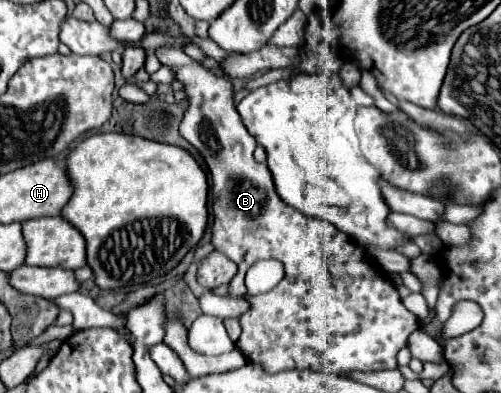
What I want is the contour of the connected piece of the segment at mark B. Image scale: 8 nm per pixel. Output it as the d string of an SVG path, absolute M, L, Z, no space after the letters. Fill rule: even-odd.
M179 46L157 48L155 56L161 60L161 64L173 68L177 80L185 84L189 108L179 130L181 136L199 150L211 172L211 192L215 198L211 242L215 250L227 254L239 268L229 284L227 294L233 298L245 298L249 302L249 310L239 316L241 336L235 342L237 350L241 350L249 362L257 362L257 366L269 370L269 374L293 368L331 374L397 368L397 352L407 346L407 338L421 324L419 318L403 306L401 296L387 274L371 258L367 258L367 250L357 246L353 238L325 220L309 218L299 210L293 210L279 198L267 164L259 164L253 158L257 142L245 130L239 112L235 110L233 88L227 78L211 74L199 62L183 54ZM263 258L279 260L285 266L285 278L273 290L249 296L245 286L245 272L251 268L251 264Z

